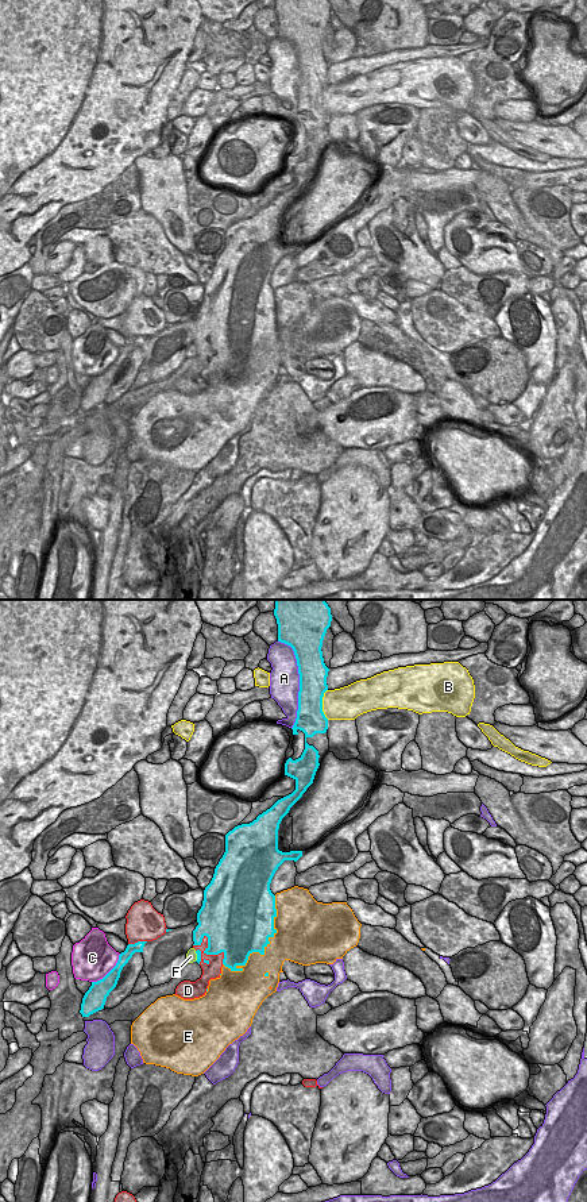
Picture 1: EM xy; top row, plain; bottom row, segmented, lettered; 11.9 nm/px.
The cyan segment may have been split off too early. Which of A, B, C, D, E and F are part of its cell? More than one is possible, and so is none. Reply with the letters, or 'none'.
D

